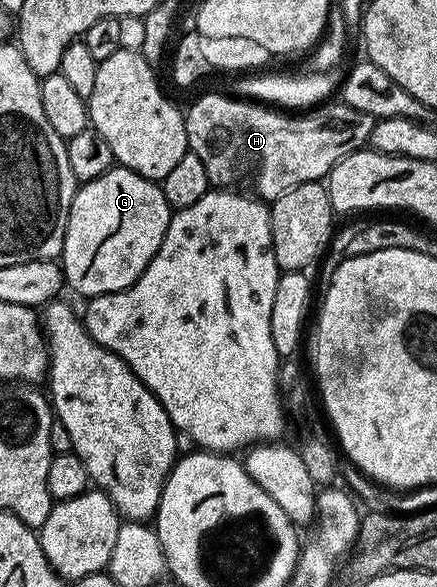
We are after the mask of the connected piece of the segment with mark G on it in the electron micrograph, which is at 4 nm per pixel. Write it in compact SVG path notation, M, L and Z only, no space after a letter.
M115 165L106 171L100 177L96 177L92 181L81 184L75 190L74 200L70 206L70 212L66 218L66 232L64 233L64 245L60 256L60 266L64 276L64 283L67 288L70 287L78 295L86 295L85 297L93 297L95 295L107 295L108 293L116 293L128 289L135 283L138 278L144 273L144 269L152 261L152 257L156 257L156 253L160 249L160 245L164 241L164 233L168 233L168 225L170 224L170 216L172 209L168 205L168 201L164 197L161 186L155 180L146 179L142 175L137 175L136 172L128 170L127 167Z

